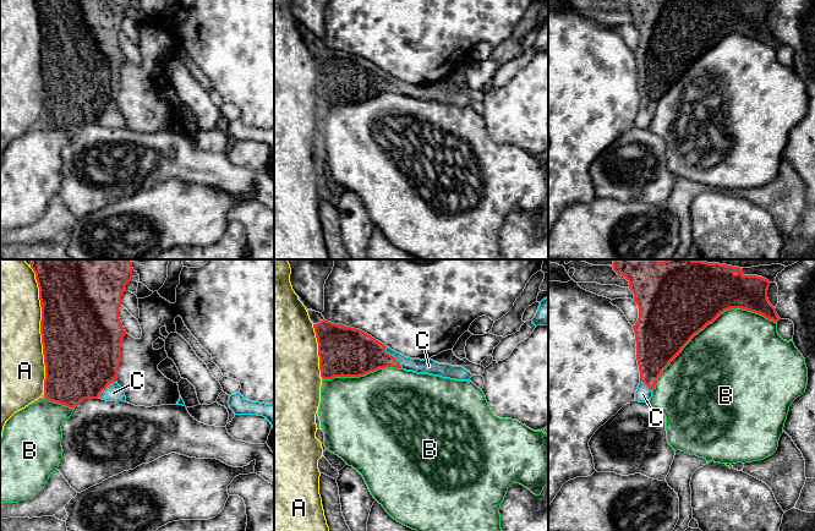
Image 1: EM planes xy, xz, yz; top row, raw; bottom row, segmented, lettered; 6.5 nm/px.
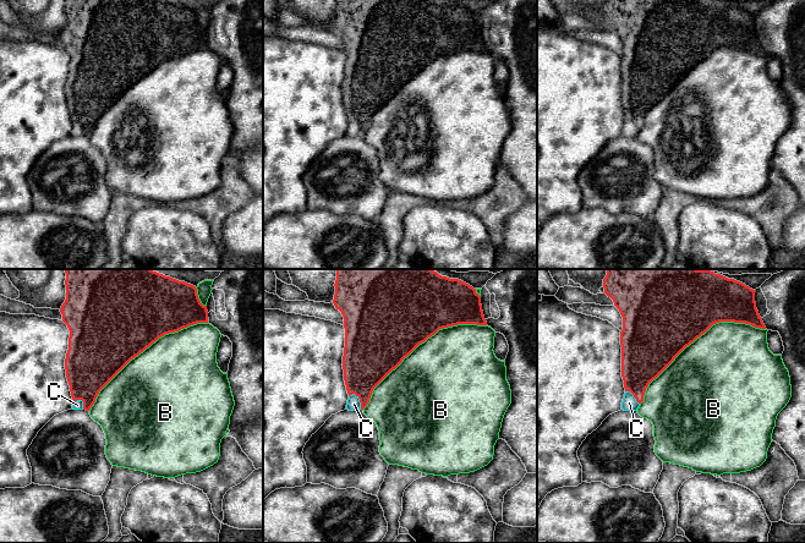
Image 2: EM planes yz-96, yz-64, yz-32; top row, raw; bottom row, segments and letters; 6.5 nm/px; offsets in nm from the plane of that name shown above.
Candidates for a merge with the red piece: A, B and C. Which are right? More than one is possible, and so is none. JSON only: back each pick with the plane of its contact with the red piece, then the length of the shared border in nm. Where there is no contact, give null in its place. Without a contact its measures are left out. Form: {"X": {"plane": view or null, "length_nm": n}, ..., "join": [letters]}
{"join": []}

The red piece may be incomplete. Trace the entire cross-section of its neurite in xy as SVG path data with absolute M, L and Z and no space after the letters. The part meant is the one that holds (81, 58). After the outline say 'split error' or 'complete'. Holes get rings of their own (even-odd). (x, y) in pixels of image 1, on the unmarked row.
M35 0L35 5L42 33L40 60L45 91L44 124L69 133L76 133L86 125L98 125L100 119L117 105L117 95L121 88L121 69L126 60L119 44L119 33L121 32L121 23L126 17L126 10L133 7L132 0Z; complete

